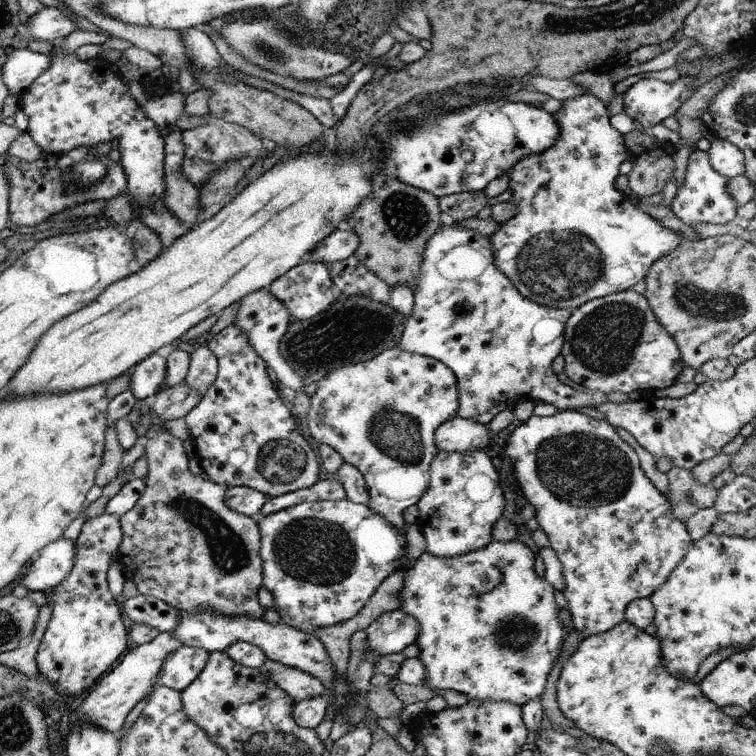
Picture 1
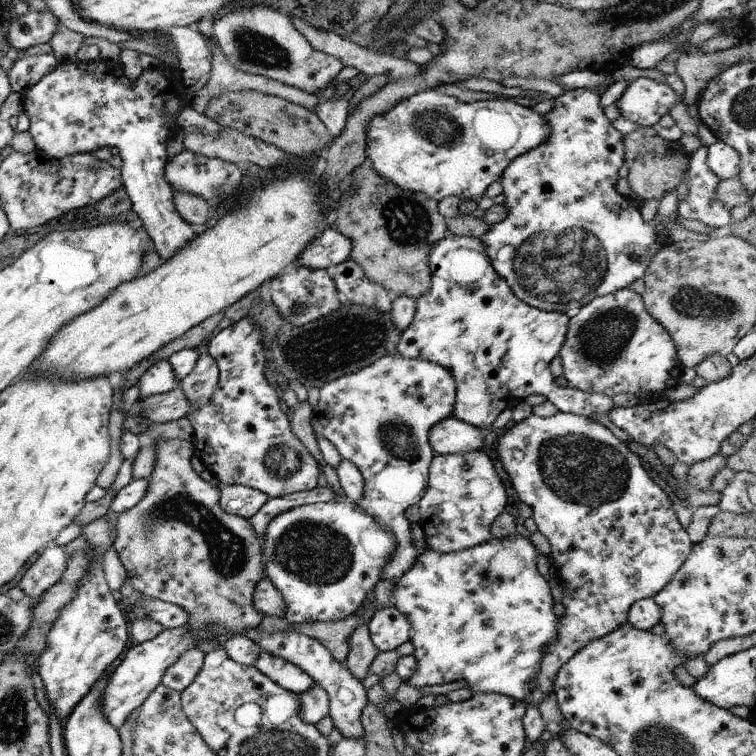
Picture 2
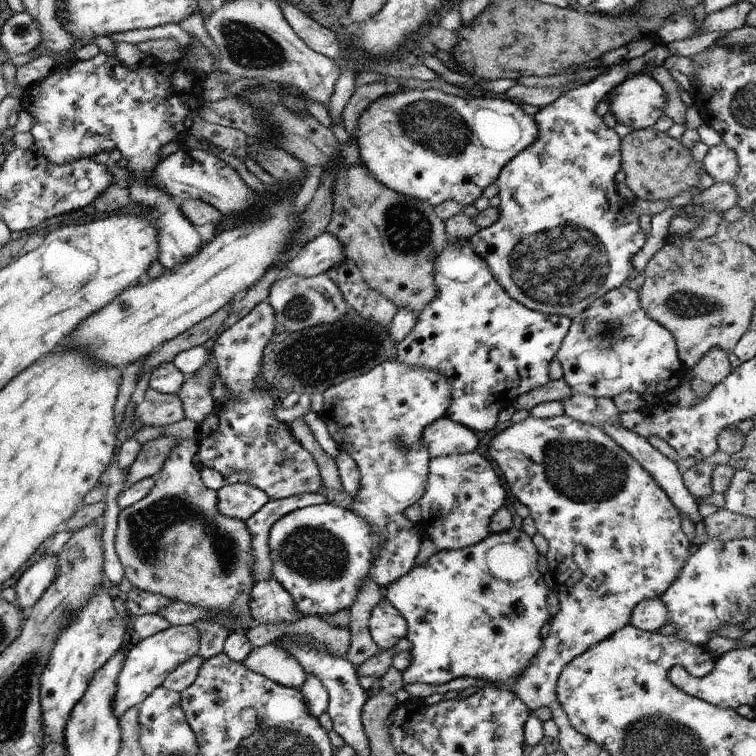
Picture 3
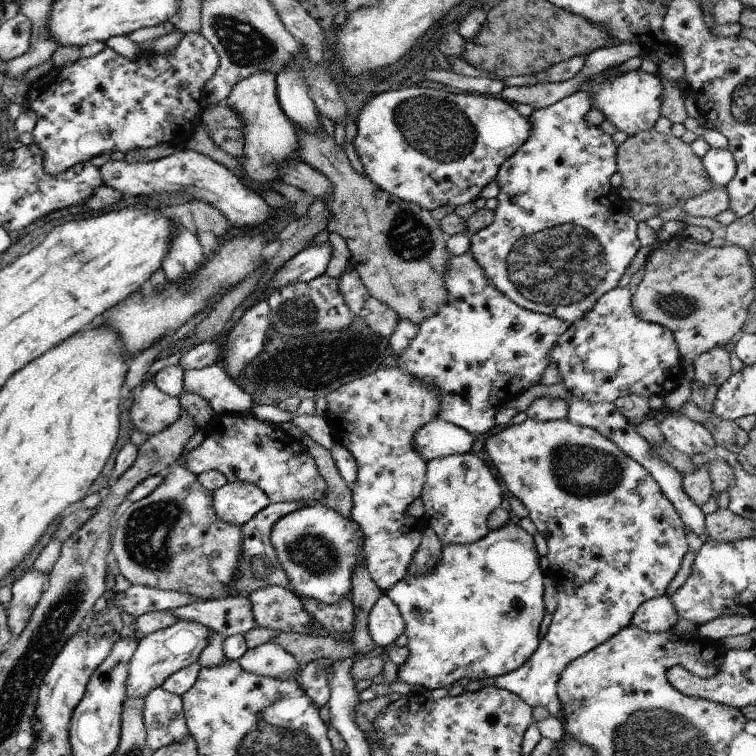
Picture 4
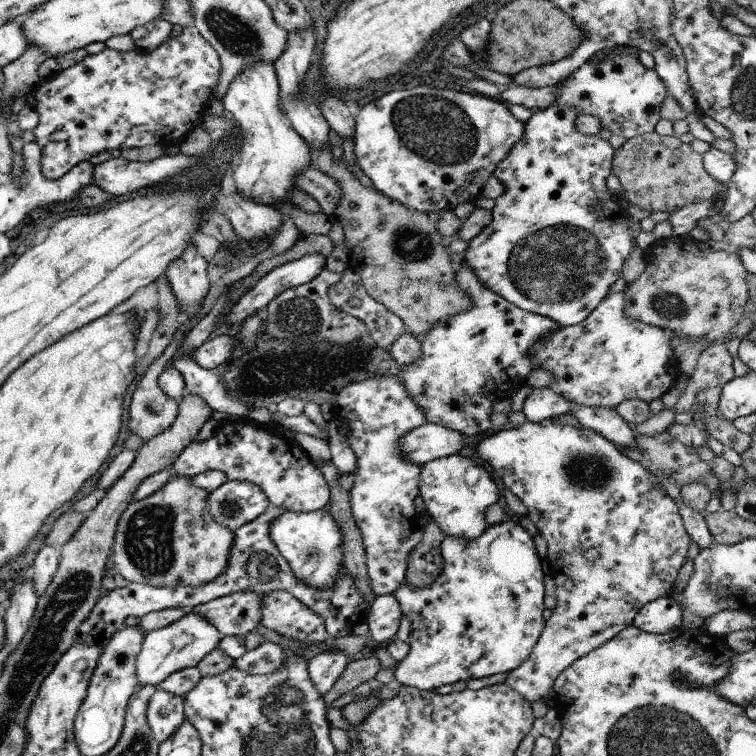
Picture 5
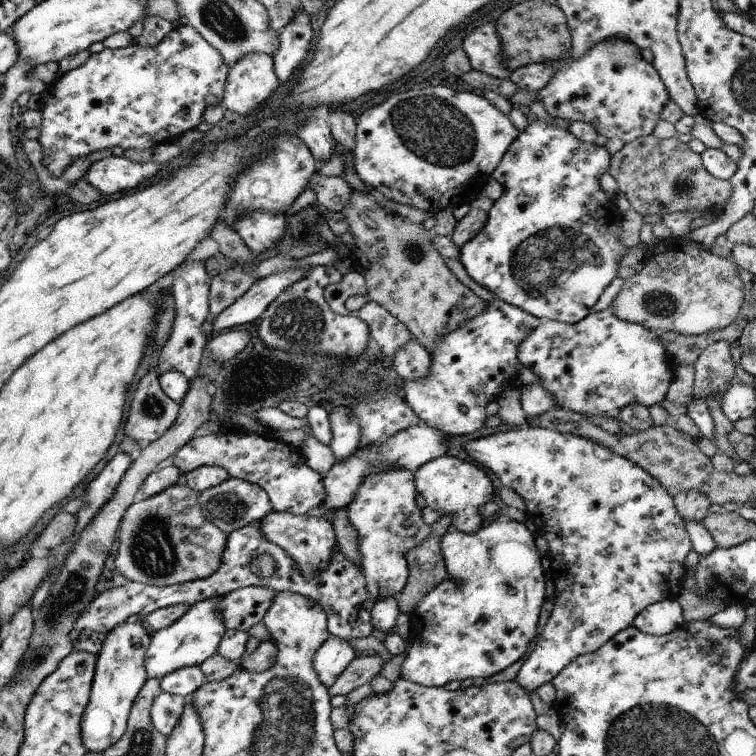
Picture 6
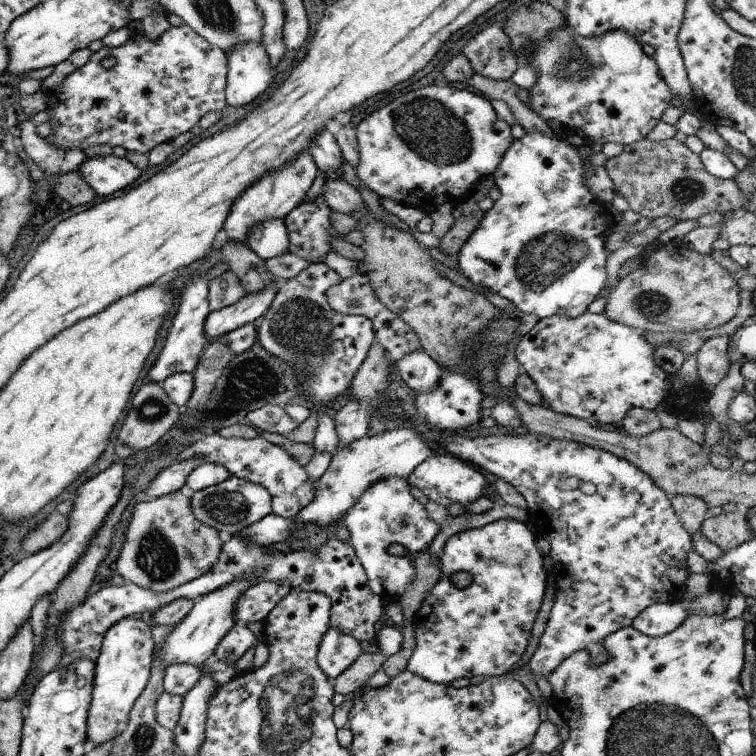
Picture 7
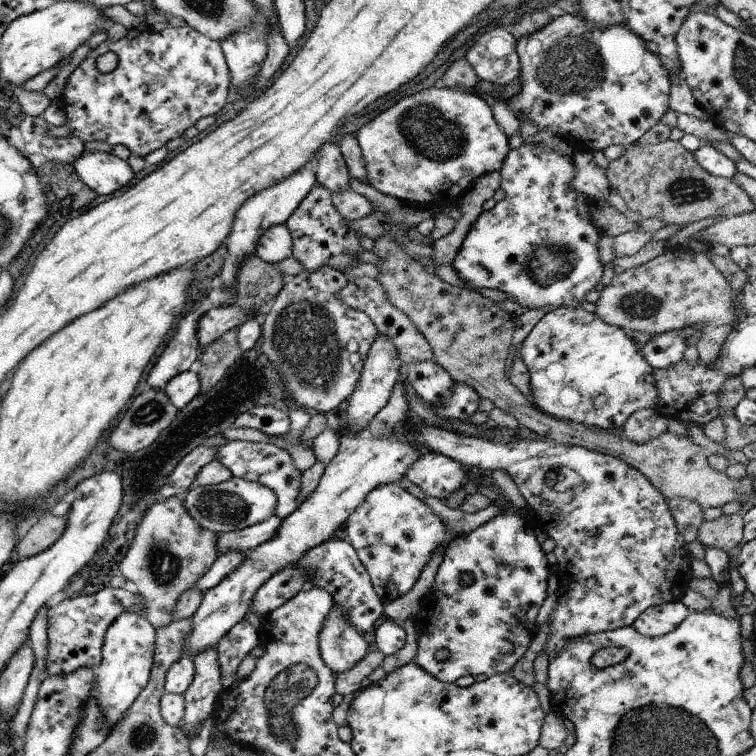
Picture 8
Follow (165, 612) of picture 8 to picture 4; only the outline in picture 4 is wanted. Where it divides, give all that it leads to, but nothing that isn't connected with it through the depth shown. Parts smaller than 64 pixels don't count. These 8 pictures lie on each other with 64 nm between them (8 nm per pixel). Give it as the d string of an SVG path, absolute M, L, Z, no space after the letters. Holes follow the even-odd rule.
M207 427L197 428L181 450L181 454L177 456L177 460L166 469L163 480L153 488L153 491L142 500L126 504L115 517L109 550L119 573L131 585L185 592L201 601L223 600L227 596L237 596L237 592L229 590L229 586L233 586L233 576L239 566L241 540L243 540L241 528L217 518L211 506L212 493L204 490L197 482L197 475L183 466L183 454L198 446L205 438L206 432Z

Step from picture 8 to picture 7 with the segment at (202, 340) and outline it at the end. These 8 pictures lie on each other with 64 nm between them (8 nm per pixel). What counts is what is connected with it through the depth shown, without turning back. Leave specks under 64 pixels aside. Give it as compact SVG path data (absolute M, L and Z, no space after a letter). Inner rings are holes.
M277 280L261 289L261 292L241 297L232 305L219 310L209 311L203 323L204 337L207 341L226 335L229 331L252 323L267 310L275 294Z

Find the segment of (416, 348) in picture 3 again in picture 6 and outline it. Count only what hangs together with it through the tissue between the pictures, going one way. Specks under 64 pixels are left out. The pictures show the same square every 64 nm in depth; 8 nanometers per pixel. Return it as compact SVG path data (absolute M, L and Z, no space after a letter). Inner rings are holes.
M502 300L486 302L486 309L476 317L468 319L454 331L438 339L430 356L430 370L425 377L413 381L401 381L401 393L406 404L416 414L420 422L441 431L447 436L479 430L486 418L483 408L491 402L497 392L497 386L507 380L515 371L521 372L523 366L516 357L517 345L524 340L527 333L540 321L533 315L523 312L520 308L507 304Z

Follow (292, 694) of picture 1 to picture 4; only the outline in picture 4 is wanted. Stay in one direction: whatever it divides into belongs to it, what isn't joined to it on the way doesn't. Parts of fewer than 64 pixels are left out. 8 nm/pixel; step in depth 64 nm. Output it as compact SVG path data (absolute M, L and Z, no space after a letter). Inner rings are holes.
M267 642L247 650L237 661L242 670L261 677L279 678L279 680L297 680L300 676L299 665L291 654L281 646Z

